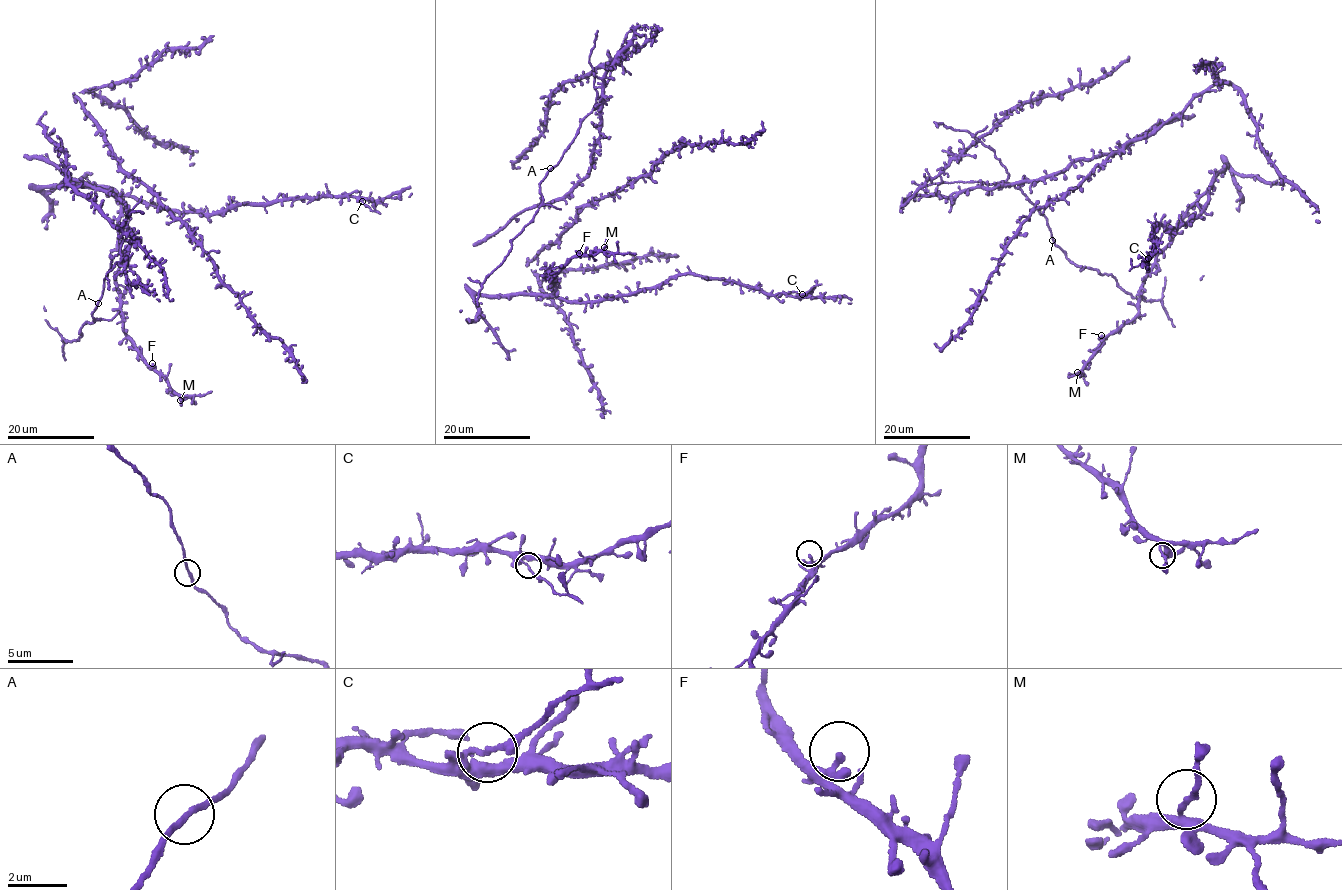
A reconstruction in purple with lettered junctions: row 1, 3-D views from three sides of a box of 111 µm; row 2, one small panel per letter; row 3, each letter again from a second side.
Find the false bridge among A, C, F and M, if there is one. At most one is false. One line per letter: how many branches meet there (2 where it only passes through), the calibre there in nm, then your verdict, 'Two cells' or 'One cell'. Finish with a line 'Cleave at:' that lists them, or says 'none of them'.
A: Branches: 2. Thickness 190 nm. One cell
C: Branches: 2. Thickness 150 nm. Two cells
F: Branches: 2. Thickness 160 nm. One cell
M: Branches: 2. Thickness 170 nm. One cell
Cleave at: C

